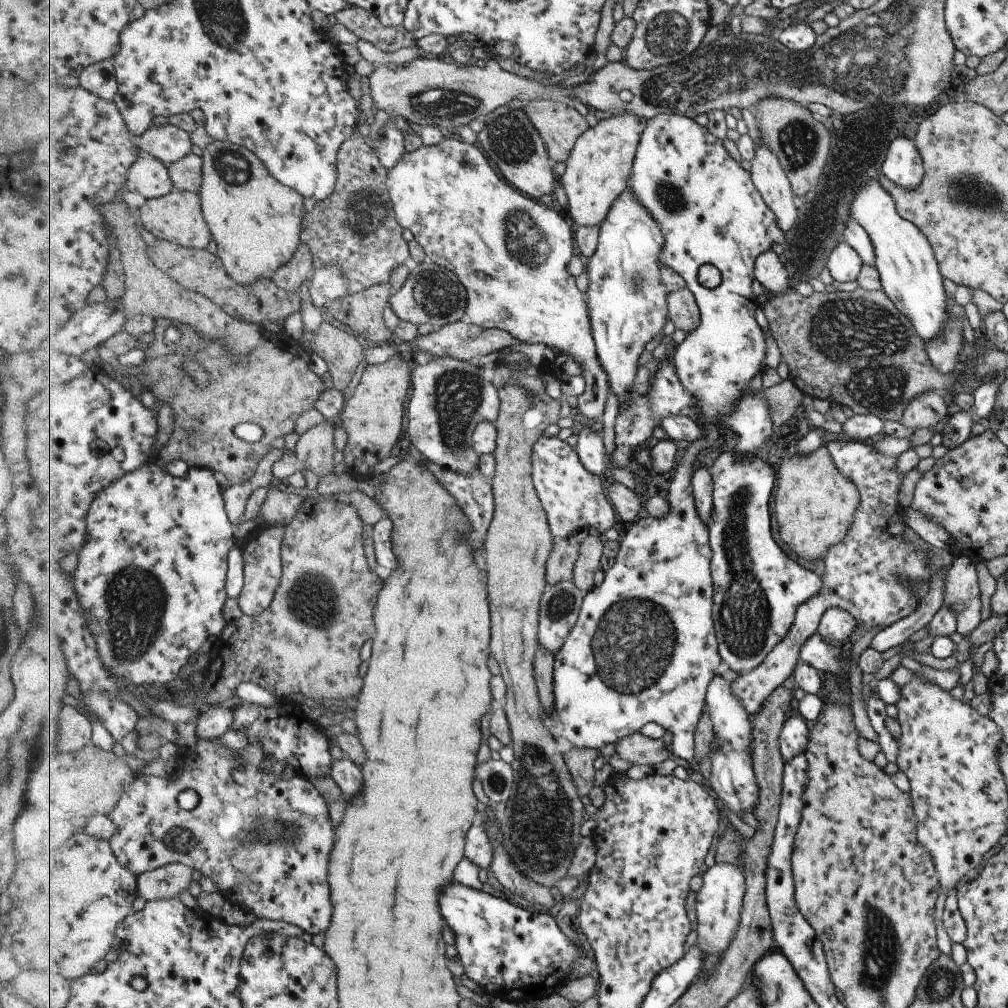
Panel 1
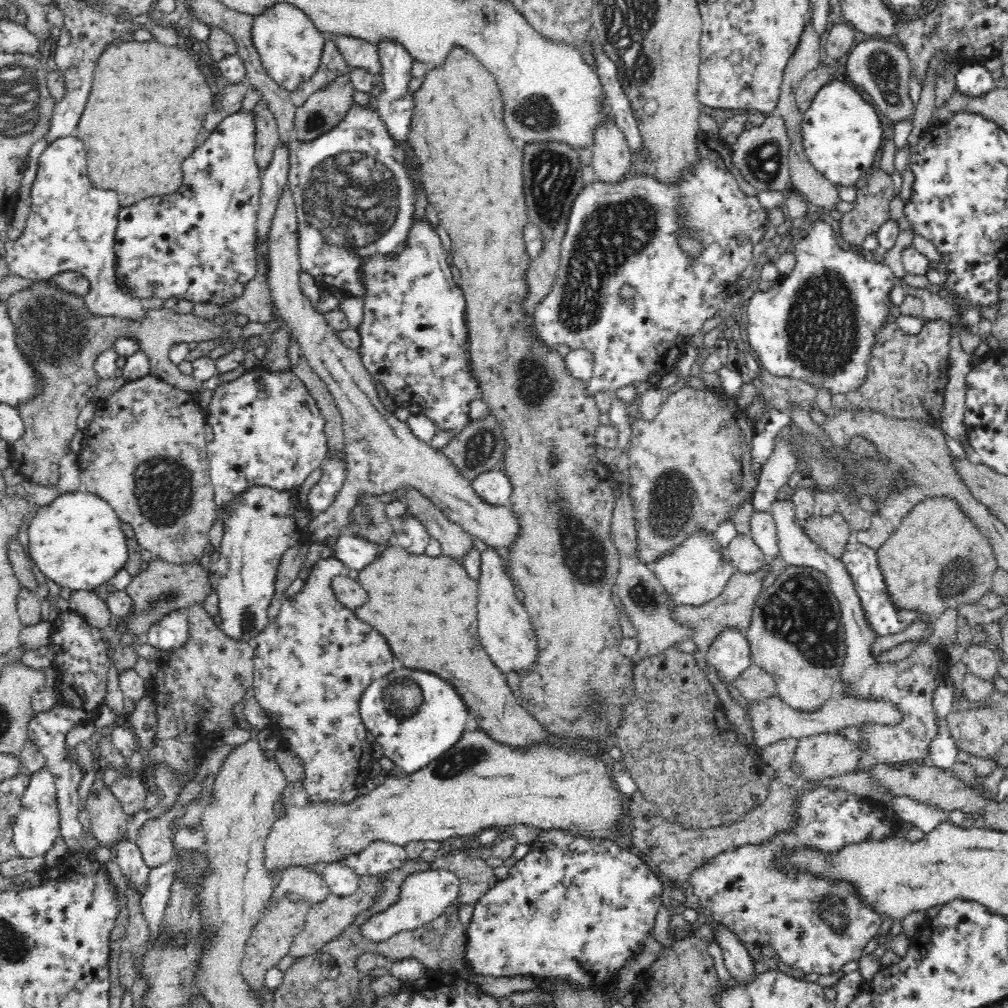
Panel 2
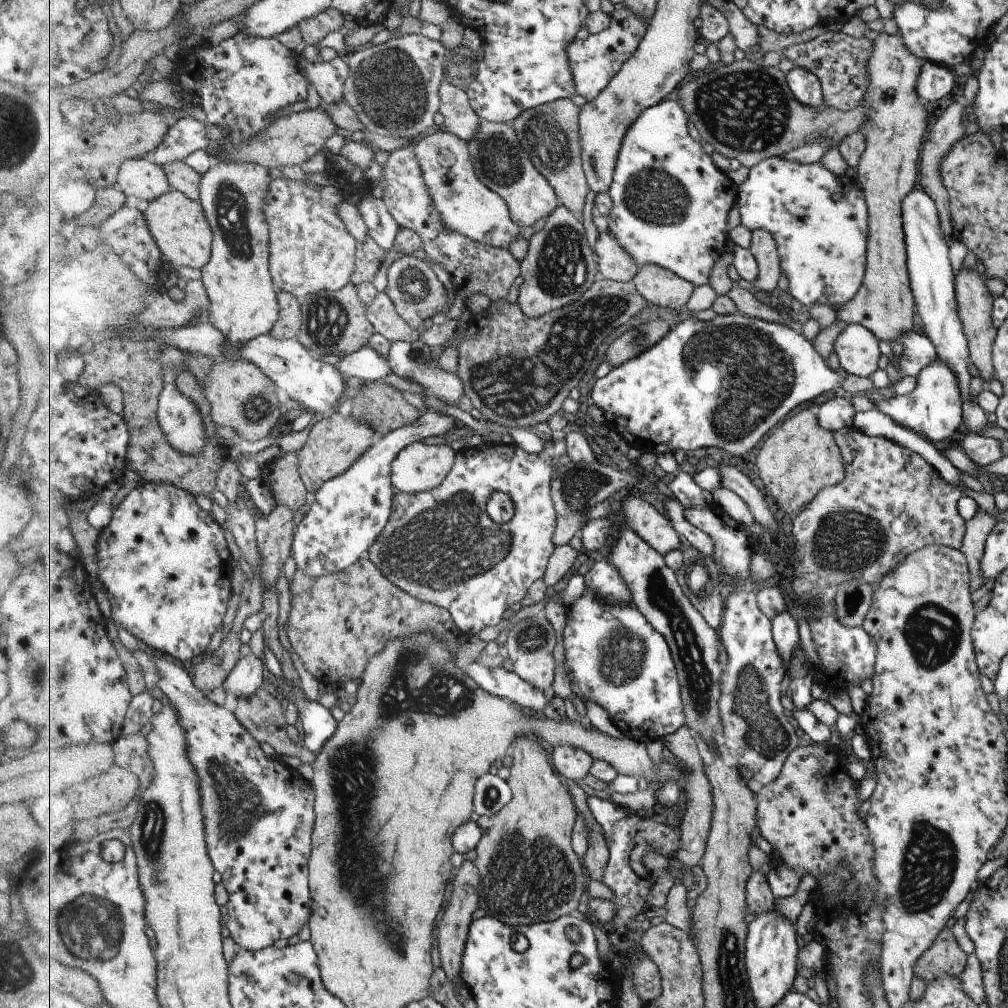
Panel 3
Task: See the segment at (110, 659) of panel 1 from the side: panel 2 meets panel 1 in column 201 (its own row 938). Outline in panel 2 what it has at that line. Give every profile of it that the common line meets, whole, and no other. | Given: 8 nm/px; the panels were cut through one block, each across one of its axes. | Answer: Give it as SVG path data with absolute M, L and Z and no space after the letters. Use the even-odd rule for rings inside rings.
M542 829L542 832L538 834L538 838L534 840L530 847L530 852L510 868L508 878L496 880L490 886L490 890L486 890L476 900L470 924L465 929L467 933L465 949L467 966L469 966L471 972L484 976L530 977L538 987L544 983L552 983L552 987L555 987L560 981L564 981L564 983L570 985L578 985L584 987L584 989L592 989L596 993L605 994L603 993L604 990L614 982L614 979L618 979L618 970L628 960L632 960L634 956L638 956L640 952L643 952L644 945L642 945L642 942L650 936L650 932L654 928L658 908L666 900L665 895L662 894L664 879L657 871L654 871L647 860L640 860L630 848L622 845L617 846L611 840L584 839L580 836L572 836L570 832L564 832L562 829Z

